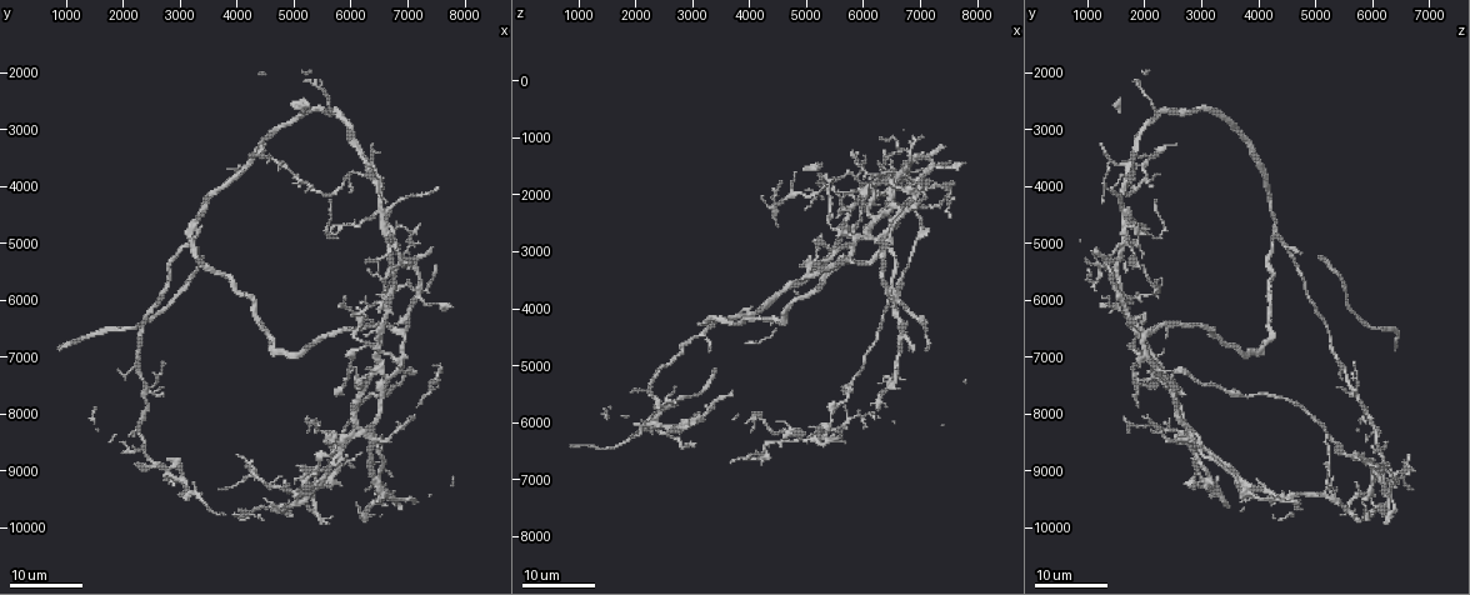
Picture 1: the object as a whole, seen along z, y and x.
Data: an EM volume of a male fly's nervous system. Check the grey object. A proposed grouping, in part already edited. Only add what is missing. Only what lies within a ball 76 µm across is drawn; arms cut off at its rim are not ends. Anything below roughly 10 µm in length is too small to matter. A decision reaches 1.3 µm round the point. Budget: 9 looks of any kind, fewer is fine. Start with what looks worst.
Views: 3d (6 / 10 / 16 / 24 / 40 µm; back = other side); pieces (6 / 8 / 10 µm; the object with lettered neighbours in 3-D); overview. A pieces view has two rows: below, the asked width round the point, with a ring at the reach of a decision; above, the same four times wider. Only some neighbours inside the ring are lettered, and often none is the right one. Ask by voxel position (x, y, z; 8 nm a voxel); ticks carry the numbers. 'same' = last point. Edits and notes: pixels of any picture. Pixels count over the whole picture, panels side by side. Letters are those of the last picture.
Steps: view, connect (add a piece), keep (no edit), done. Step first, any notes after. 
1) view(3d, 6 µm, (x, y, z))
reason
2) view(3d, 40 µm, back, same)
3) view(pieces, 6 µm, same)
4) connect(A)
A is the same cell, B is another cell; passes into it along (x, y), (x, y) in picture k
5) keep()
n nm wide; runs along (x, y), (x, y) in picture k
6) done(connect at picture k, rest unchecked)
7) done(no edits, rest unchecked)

view(3d, 24 µm, (5100, 4000, 2100))
free end

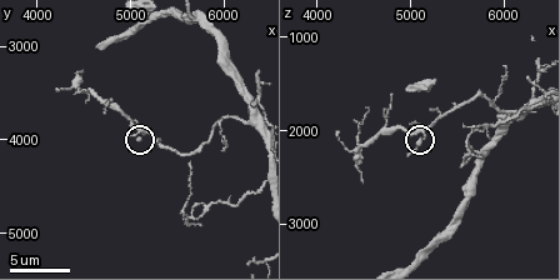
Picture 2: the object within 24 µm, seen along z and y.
view(pieces, 8 µm, (5100, 4000, 2150))
what lies round it

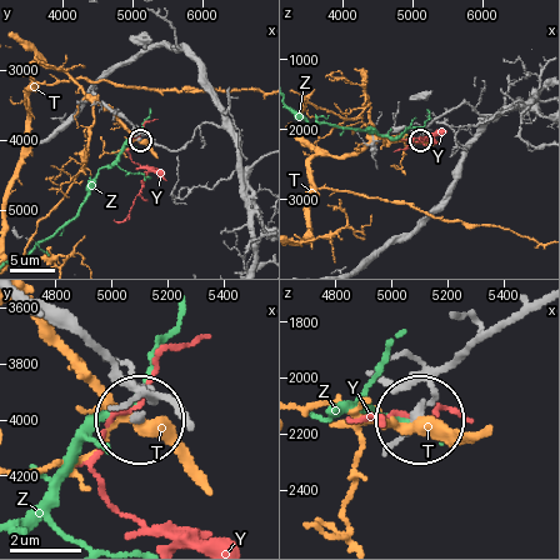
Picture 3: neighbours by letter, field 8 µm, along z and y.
keep()
T, Y and Z are other cells; runs along (529, 305), (439, 374), (421, 415) in picture 3; no lettered piece goes on from it

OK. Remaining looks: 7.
view(3d, 24 µm, (6350, 6350, 2000))
branch stops here

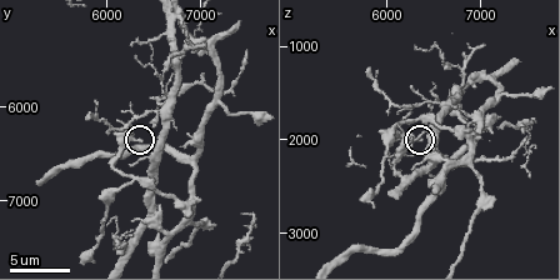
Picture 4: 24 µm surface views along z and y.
view(3d, 10 µm, same)

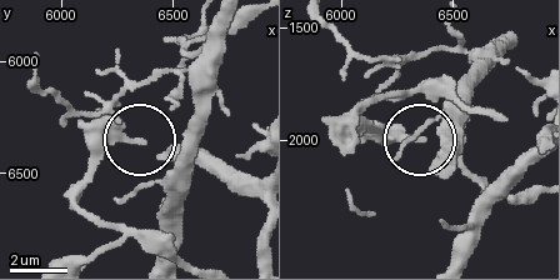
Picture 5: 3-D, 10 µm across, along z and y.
view(pieces, 8 µm, (6370, 6350, 1990))
see the neighbours

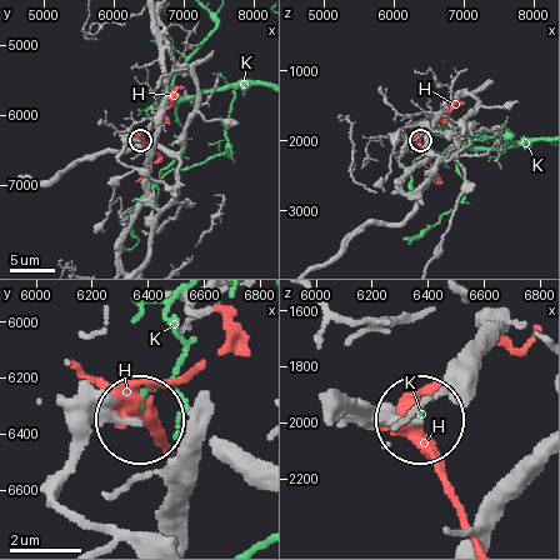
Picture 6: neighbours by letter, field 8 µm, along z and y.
keep()
H and K are other cells; none of them fits

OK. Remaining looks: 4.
view(pieces, 6 µm, (6250, 5350, 1450))

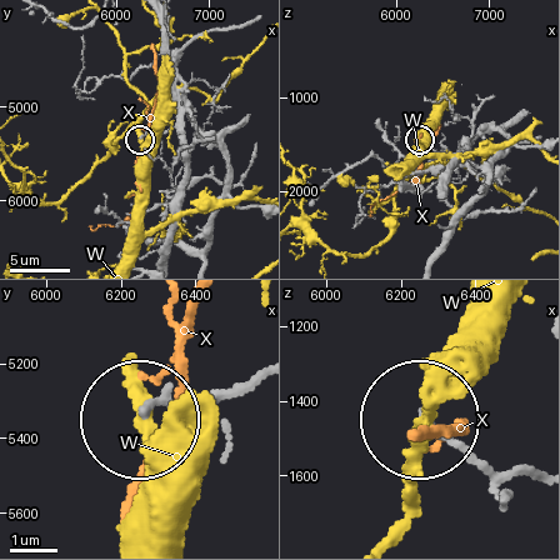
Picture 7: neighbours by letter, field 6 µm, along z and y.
keep()
W and X are other cells; runs along (530, 476), (494, 473), (426, 420) in picture 7; no lettered piece goes on from it

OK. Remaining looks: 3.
view(pieces, 8 µm, (5800, 6100, 1250))
free end

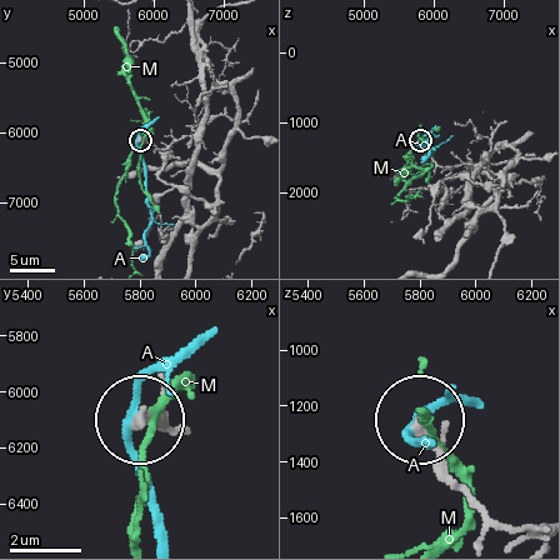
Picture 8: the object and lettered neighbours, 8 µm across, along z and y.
keep()
A and M are other cells; no lettered piece goes on from it

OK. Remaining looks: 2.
done(no edits, rest unchecked)

